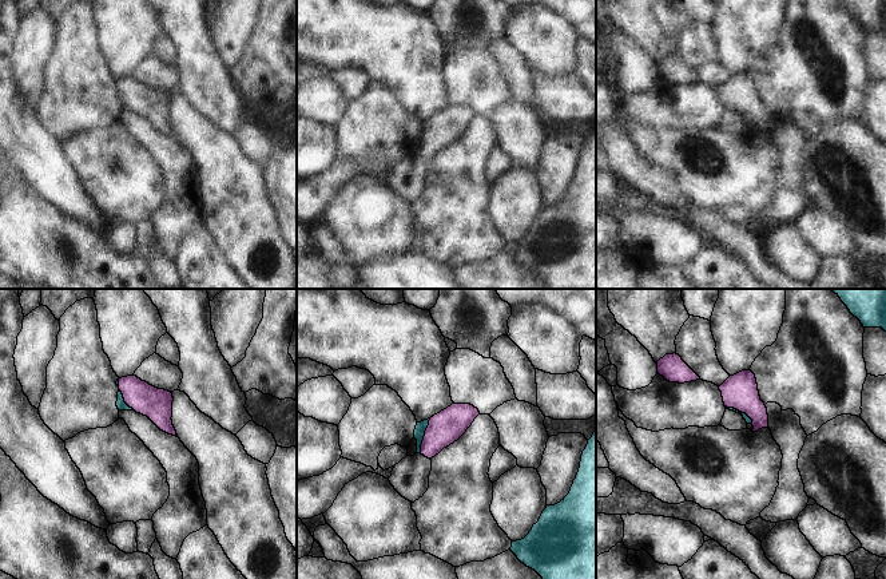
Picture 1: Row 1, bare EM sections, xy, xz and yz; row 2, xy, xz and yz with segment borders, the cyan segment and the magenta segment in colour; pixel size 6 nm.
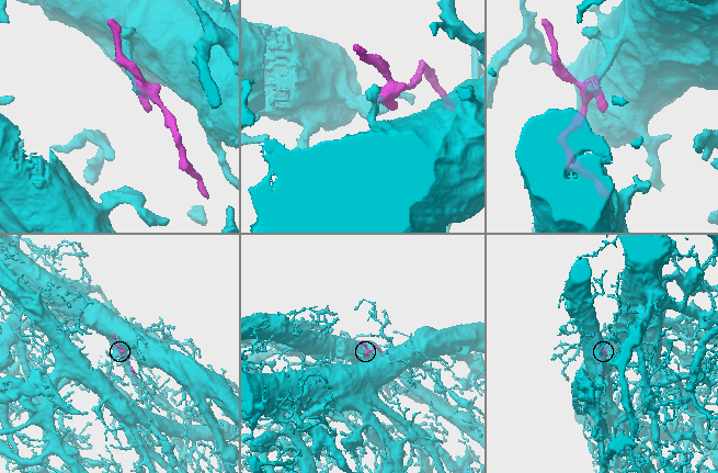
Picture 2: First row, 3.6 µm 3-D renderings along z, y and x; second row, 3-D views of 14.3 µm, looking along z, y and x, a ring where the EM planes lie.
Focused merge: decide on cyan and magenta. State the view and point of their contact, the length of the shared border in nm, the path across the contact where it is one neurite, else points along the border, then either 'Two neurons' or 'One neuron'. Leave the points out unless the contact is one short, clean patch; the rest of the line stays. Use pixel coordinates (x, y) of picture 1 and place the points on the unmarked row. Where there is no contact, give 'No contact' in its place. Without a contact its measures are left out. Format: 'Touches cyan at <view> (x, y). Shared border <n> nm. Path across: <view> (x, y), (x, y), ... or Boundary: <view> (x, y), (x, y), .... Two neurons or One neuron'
Touches cyan at xz (424, 135). Shared border 240 nm. Path across: xz (421, 127), (424, 135), (433, 135), (447, 127). One neuron

